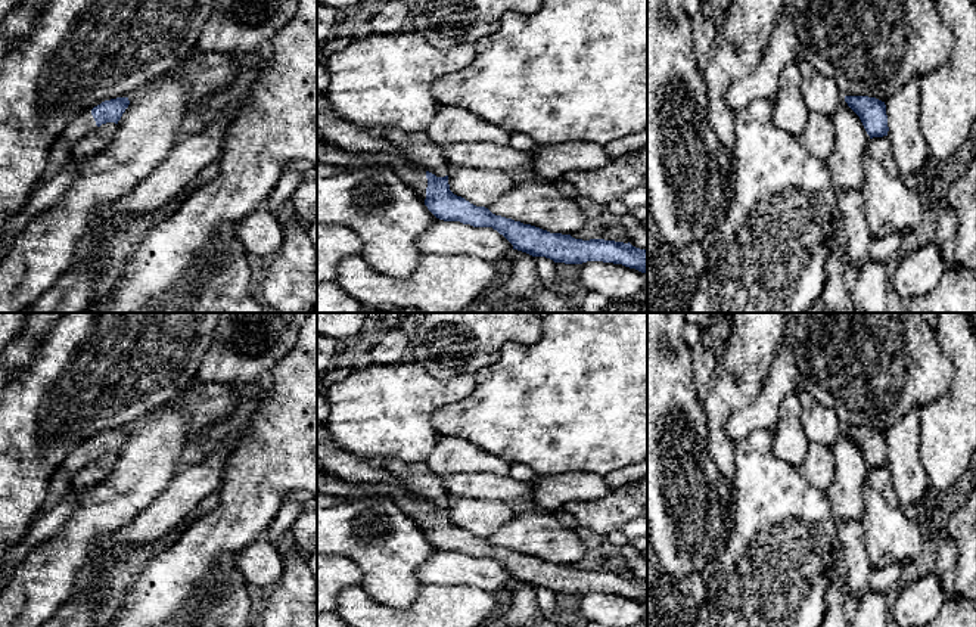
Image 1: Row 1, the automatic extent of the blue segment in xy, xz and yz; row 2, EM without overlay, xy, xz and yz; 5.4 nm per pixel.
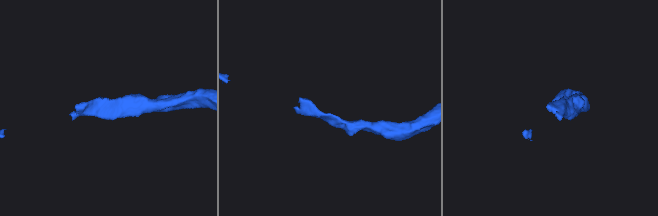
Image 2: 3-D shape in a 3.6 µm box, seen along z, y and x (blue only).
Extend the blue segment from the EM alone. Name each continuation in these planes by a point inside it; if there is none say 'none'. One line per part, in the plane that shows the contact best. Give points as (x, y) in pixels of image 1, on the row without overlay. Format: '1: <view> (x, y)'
1: xz (412, 505)

